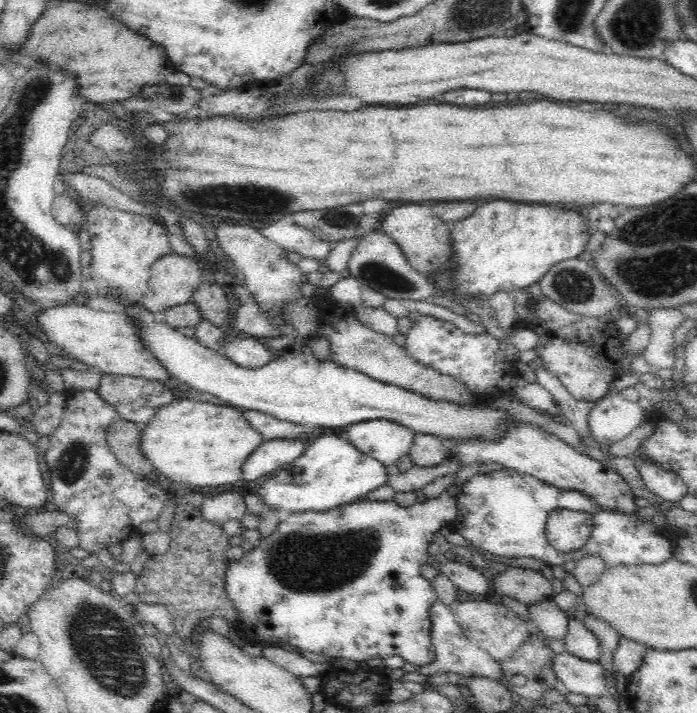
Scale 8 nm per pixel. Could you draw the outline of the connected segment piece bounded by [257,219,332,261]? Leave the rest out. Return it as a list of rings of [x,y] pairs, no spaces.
[[[289,219],[274,220],[257,228],[267,239],[277,242],[287,252],[293,251],[306,258],[326,260],[331,244],[319,239],[311,230],[298,226]]]

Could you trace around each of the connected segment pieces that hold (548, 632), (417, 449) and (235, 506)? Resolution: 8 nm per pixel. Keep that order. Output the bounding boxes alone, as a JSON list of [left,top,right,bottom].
[[528,601,572,640],[408,433,448,466],[200,492,247,524]]

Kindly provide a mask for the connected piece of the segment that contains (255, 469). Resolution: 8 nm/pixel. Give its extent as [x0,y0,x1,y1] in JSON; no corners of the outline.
[242,440,306,482]

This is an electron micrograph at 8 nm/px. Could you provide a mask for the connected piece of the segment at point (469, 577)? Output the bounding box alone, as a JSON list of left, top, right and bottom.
[439,560,490,598]

